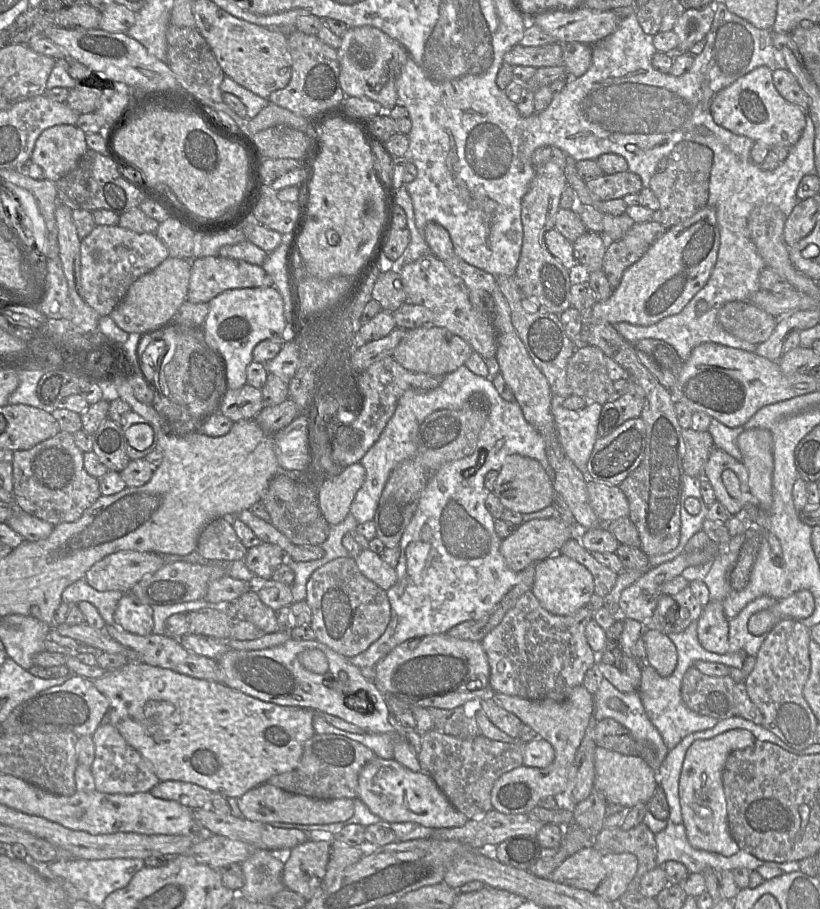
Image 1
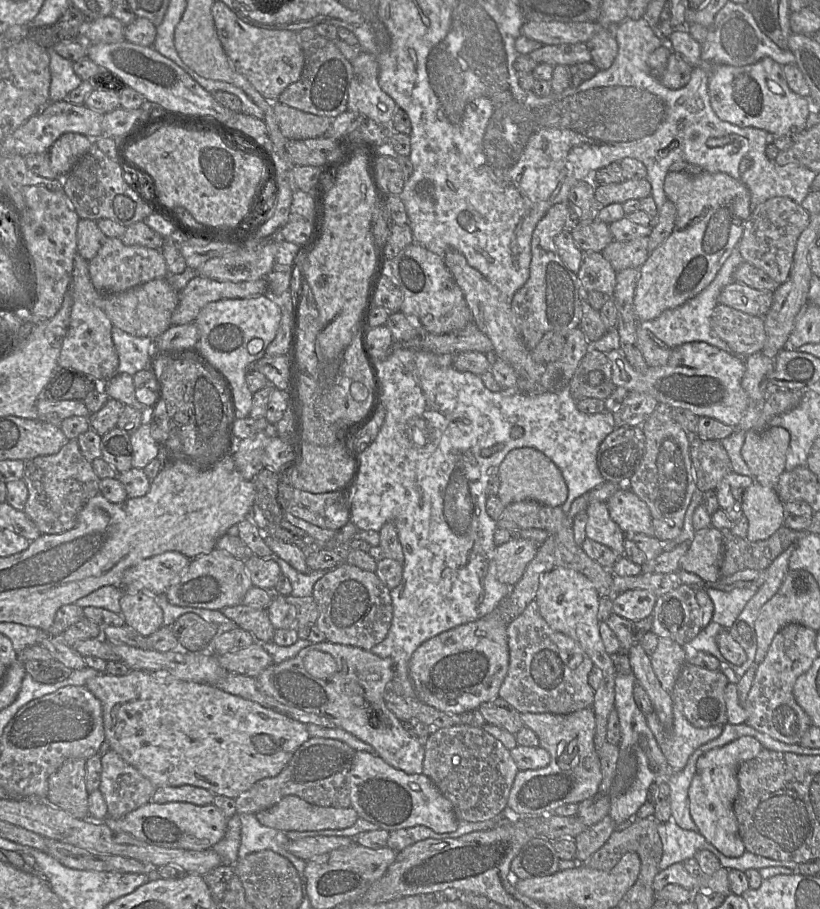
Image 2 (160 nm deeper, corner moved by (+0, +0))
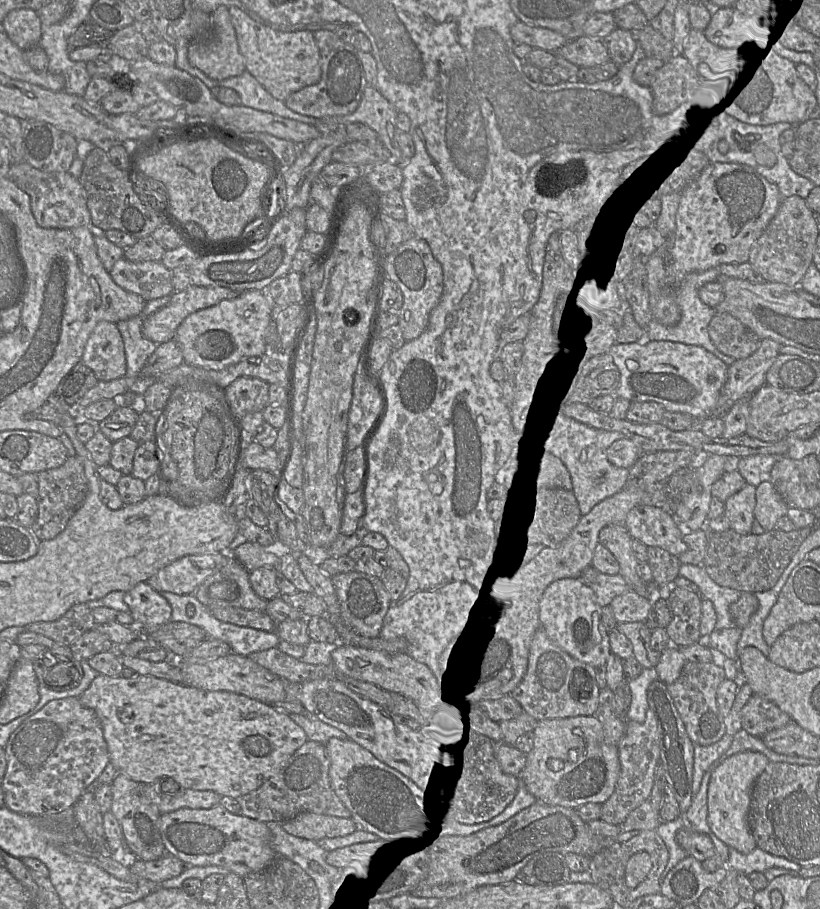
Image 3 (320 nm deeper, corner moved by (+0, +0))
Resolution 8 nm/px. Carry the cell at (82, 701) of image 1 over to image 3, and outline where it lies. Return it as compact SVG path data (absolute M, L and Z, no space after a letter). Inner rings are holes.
M77 697L51 700L45 704L12 732L4 750L7 759L6 772L1 781L4 804L11 811L25 816L55 816L71 810L110 762L97 714L83 706Z

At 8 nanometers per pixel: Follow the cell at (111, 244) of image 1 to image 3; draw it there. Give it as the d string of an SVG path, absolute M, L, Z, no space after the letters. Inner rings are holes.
M123 257L109 274L118 286L140 295L146 302L171 296L174 292L171 270L161 261L131 262Z

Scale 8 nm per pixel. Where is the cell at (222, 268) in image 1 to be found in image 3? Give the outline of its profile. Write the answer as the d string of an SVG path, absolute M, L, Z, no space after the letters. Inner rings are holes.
M191 284L183 291L174 291L167 305L146 318L142 333L157 344L168 342L174 339L177 328L190 314L217 305L222 300L235 299L239 295L226 287Z

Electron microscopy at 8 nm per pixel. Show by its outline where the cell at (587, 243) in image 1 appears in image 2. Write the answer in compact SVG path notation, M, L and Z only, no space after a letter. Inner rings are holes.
M583 252L577 277L583 291L599 291L612 299L616 286L616 273L601 252Z

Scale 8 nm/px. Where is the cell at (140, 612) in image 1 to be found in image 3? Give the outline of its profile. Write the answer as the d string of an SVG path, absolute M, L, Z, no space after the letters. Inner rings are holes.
M147 582L136 584L130 591L125 592L124 602L129 606L135 627L140 633L151 633L171 622L172 608L169 602Z

